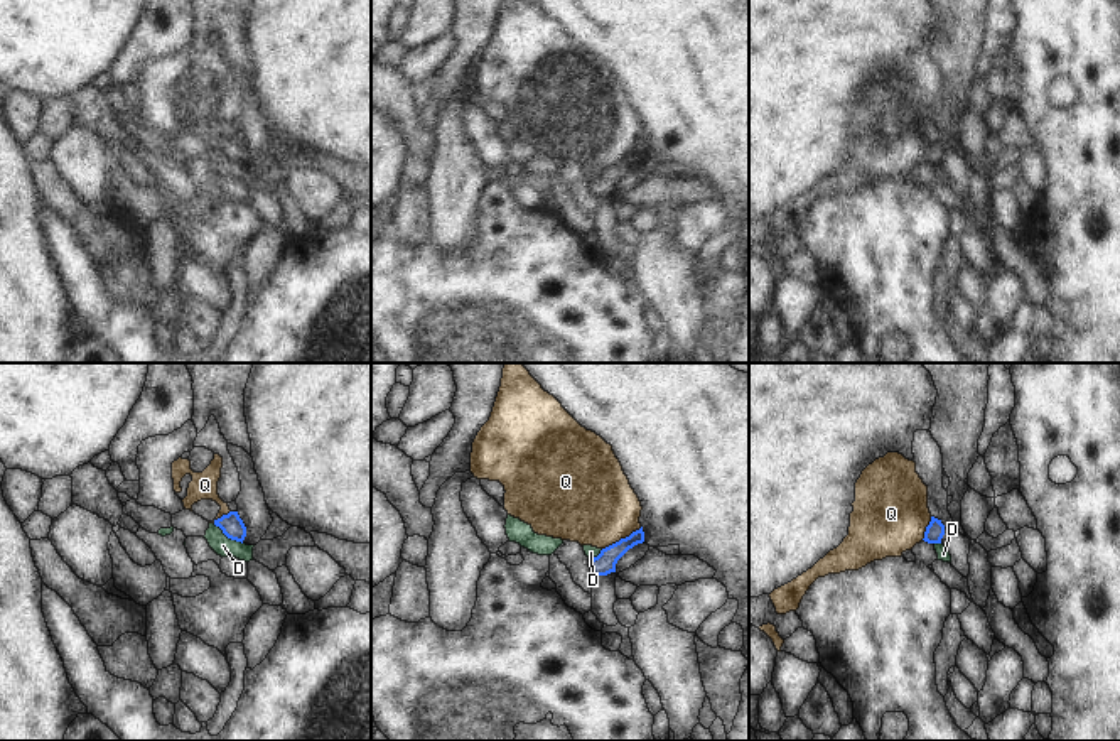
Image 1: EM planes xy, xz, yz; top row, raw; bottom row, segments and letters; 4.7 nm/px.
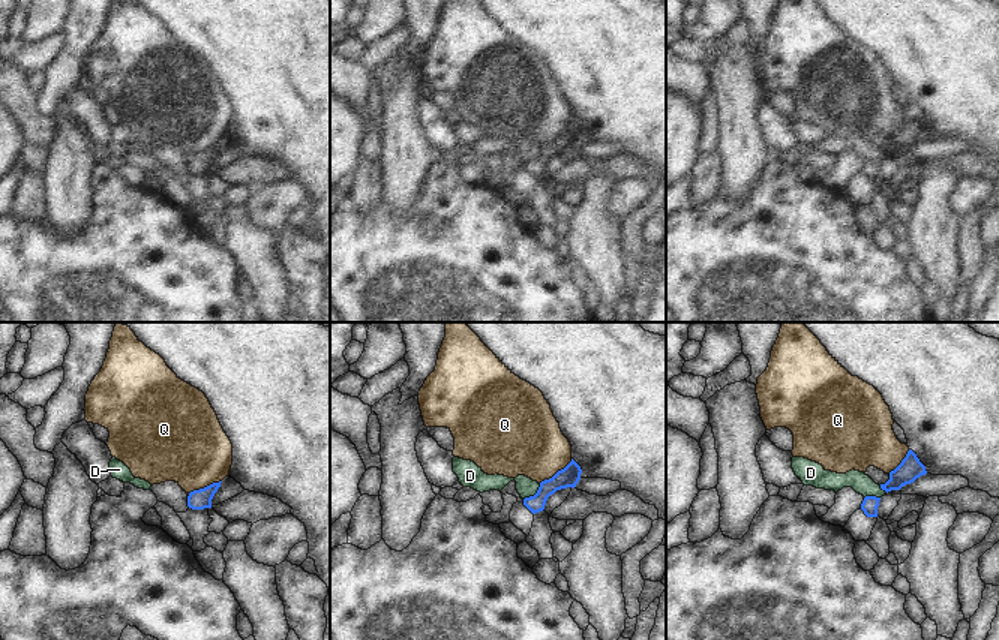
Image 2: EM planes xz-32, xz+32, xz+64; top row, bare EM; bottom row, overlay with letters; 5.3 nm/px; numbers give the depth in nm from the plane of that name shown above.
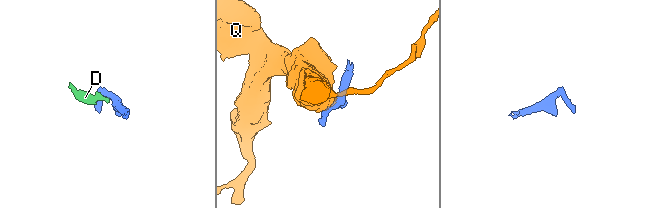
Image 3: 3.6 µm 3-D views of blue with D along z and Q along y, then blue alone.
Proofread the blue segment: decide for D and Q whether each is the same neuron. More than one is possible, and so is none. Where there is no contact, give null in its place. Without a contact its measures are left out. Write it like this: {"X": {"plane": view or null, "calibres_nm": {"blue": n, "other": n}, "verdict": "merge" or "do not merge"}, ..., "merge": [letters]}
{"D": {"plane": "xy", "calibres_nm": {"blue": 110, "other": 90}, "verdict": "do not merge"}, "Q": {"plane": "xz", "calibres_nm": {"blue": 100, "other": 420}, "verdict": "do not merge"}, "merge": []}

